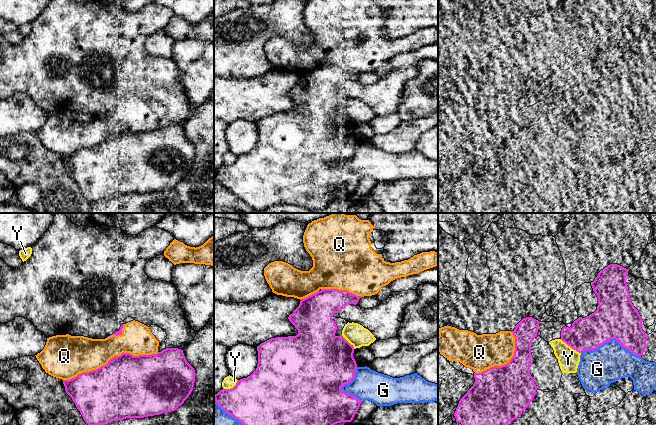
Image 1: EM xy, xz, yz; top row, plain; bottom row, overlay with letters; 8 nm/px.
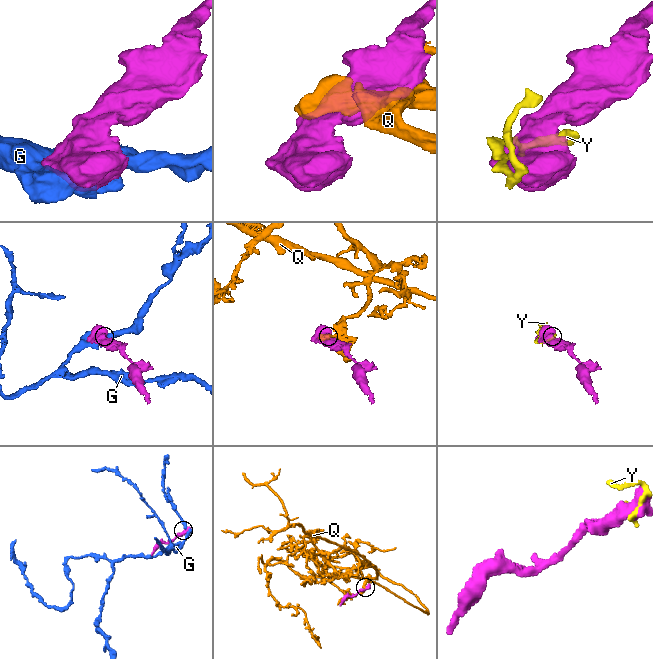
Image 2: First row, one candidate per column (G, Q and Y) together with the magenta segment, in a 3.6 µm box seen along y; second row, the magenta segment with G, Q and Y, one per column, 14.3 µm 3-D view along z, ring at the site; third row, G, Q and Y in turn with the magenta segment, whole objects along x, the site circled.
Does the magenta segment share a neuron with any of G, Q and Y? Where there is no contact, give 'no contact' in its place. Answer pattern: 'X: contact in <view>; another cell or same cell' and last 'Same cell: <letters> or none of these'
G: contact in yz; another cell
Q: contact in xy; another cell
Y: contact in yz; another cell
Same cell: none of these

